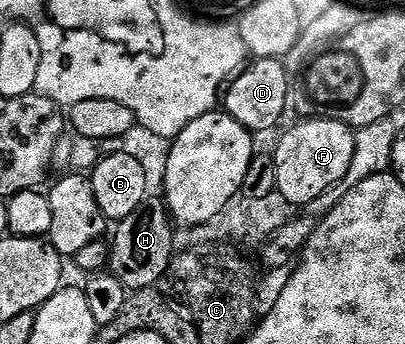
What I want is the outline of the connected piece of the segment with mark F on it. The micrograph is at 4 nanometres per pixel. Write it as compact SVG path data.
M310 116L310 121L301 121L281 137L277 149L272 150L275 167L279 171L277 191L287 197L293 207L303 207L323 195L327 187L339 183L351 167L355 155L356 132L350 126L331 117Z

